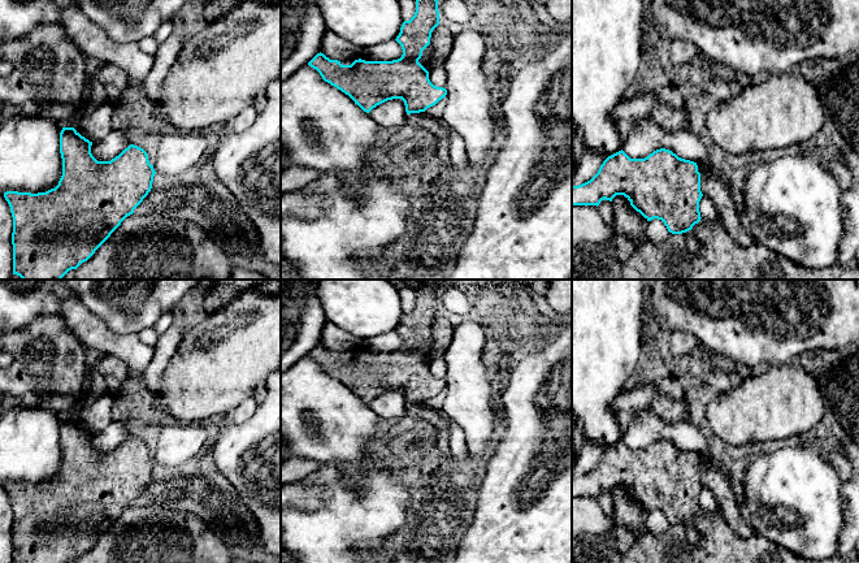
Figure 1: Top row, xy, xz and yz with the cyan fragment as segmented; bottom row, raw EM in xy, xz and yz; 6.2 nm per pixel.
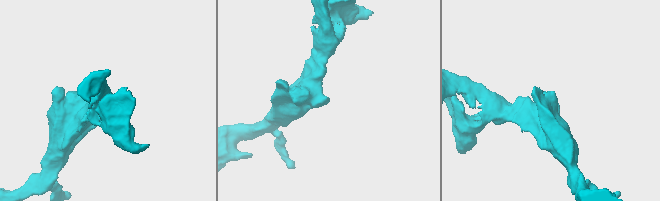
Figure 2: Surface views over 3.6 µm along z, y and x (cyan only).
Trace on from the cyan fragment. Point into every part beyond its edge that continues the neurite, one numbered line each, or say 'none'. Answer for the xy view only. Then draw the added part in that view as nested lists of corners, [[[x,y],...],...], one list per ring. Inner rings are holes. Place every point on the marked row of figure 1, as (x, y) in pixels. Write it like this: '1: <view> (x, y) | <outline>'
none

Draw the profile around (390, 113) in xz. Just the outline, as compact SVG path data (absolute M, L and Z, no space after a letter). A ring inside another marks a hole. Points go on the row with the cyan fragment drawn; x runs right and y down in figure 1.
M402 99L387 100L368 113L379 126L402 127L407 122L405 105Z

